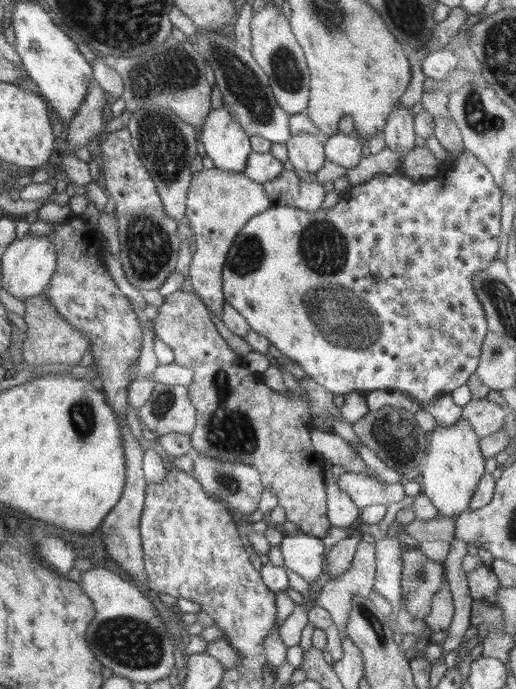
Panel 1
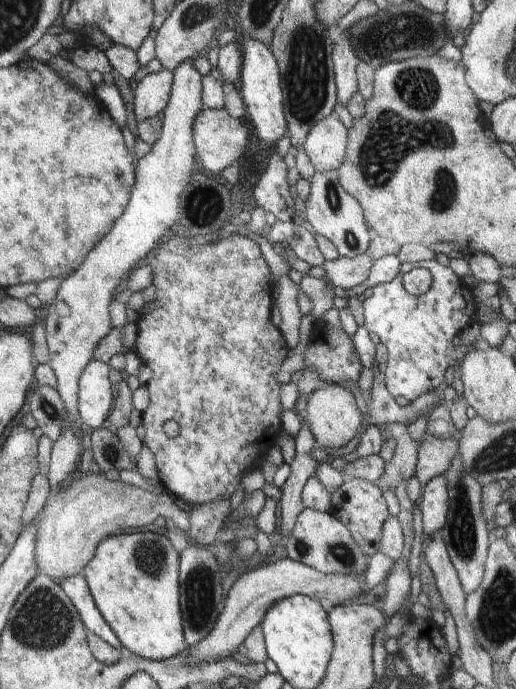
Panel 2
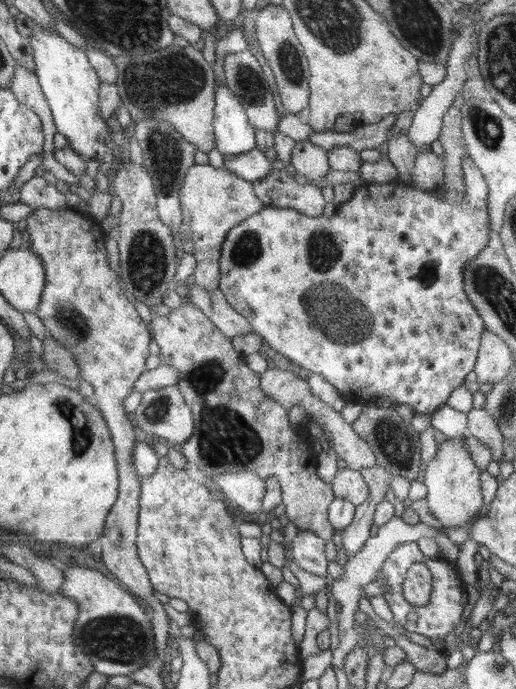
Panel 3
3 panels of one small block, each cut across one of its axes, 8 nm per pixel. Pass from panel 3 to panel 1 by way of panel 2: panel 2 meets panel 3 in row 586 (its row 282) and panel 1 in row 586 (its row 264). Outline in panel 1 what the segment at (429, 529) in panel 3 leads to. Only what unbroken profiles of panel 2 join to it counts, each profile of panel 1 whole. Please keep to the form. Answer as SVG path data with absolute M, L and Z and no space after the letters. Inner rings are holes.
M365 538L358 544L354 559L350 566L344 570L341 576L330 579L321 588L316 597L316 605L326 609L337 626L339 637L342 639L347 636L347 622L353 603L353 594L359 594L369 598L375 583L376 546L371 543L371 539Z

